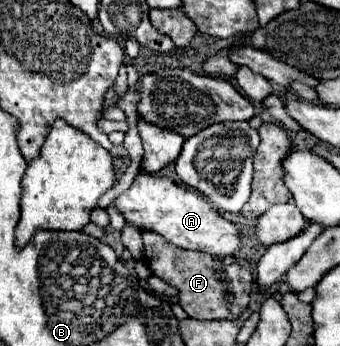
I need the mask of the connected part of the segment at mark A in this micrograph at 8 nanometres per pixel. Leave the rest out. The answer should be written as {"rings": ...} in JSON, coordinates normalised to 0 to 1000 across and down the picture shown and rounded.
{"rings":[[[406,497],[394,532],[335,578],[335,595],[400,659],[465,671],[500,705],[535,711],[547,723],[582,723],[659,746],[694,734],[712,711],[706,659],[688,642],[665,636],[588,555],[535,543],[471,503]]]}

